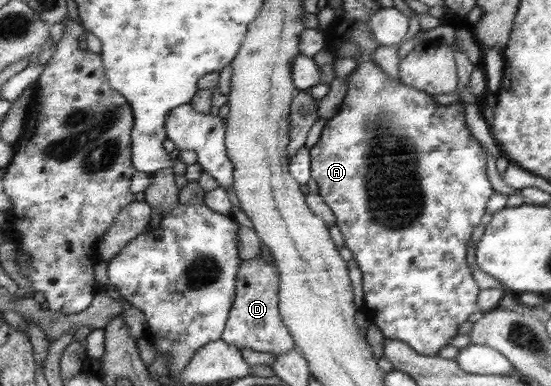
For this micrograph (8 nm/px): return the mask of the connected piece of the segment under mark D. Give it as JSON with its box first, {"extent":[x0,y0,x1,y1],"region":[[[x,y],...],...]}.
{"extent":[221,257,296,357],"region":[[[262,257],[243,261],[237,275],[237,295],[230,308],[221,341],[233,344],[238,349],[248,348],[276,357],[288,354],[296,347],[280,312],[280,286],[281,275],[275,265],[270,265]]]}

